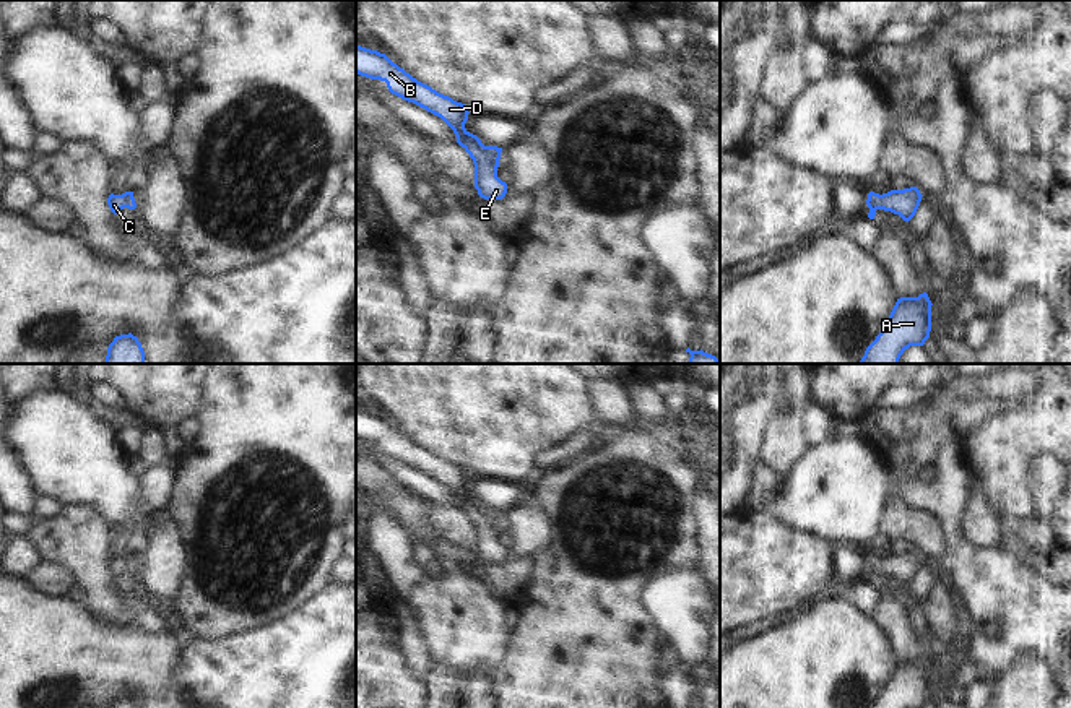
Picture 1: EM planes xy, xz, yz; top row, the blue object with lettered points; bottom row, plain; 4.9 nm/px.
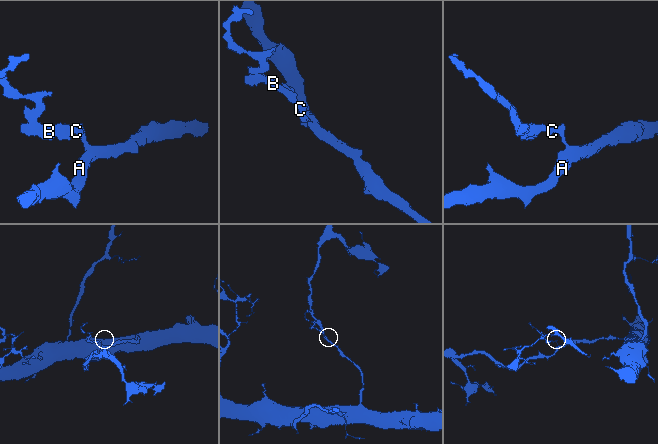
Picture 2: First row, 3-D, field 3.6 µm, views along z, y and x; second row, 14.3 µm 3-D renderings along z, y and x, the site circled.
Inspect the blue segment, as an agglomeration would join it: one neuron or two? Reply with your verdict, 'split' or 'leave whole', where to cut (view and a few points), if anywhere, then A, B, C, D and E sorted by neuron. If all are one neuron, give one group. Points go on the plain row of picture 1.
leave whole; no cut; A B C D E

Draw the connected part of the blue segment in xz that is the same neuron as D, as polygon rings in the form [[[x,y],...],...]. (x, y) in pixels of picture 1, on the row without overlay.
[[[356,408],[356,437],[387,447],[392,458],[413,466],[440,481],[455,497],[457,507],[470,518],[475,528],[475,552],[484,563],[502,563],[507,547],[497,541],[502,512],[484,510],[481,503],[465,492],[468,473],[418,445],[385,417]]]

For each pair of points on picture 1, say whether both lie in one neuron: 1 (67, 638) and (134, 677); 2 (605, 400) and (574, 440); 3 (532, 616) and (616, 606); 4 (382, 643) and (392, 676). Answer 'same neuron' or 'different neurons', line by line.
1: same neuron
2: same neuron
3: same neuron
4: same neuron

